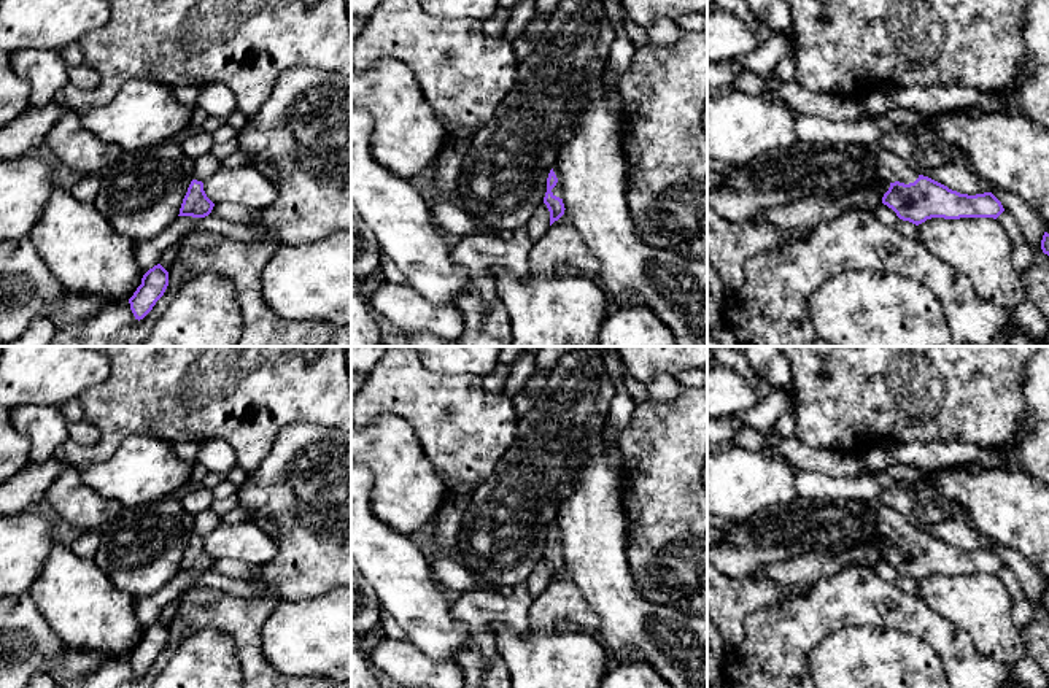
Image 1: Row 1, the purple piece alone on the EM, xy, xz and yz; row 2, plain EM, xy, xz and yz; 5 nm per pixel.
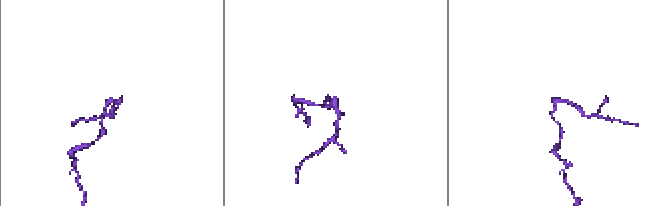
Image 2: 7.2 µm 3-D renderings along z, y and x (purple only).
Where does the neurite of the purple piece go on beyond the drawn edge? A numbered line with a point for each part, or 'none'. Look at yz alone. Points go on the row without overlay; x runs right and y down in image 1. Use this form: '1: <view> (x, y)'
1: yz (892, 523)

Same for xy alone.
1: xy (207, 520)

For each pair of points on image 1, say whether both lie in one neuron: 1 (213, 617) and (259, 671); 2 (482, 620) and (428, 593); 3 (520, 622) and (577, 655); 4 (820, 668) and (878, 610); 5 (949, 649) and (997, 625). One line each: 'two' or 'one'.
1: one
2: two
3: two
4: two
5: two

